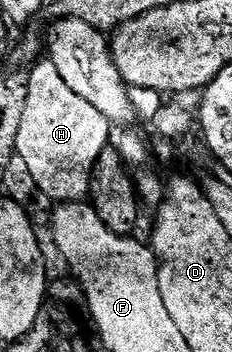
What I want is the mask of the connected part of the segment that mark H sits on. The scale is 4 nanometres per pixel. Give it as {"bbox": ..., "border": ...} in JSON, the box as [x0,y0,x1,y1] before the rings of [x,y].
{"bbox":[16,59,110,203],"border":[[[40,59],[31,66],[28,73],[30,92],[26,94],[26,111],[22,114],[22,127],[18,127],[18,143],[16,153],[30,166],[30,172],[38,182],[38,187],[50,195],[53,203],[80,203],[88,197],[90,179],[94,171],[94,163],[104,149],[109,148],[108,129],[110,122],[94,103],[86,103],[82,95],[77,95],[62,79],[58,67],[47,59]]]}

